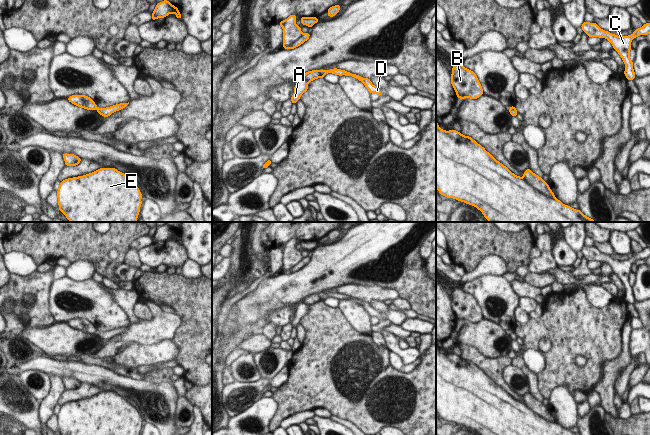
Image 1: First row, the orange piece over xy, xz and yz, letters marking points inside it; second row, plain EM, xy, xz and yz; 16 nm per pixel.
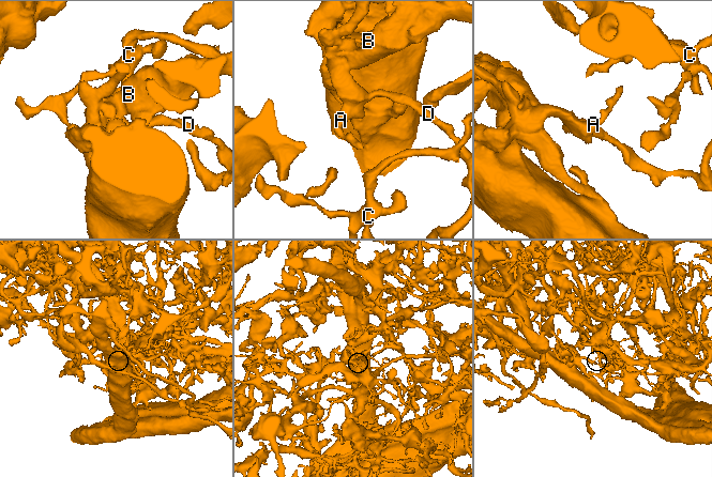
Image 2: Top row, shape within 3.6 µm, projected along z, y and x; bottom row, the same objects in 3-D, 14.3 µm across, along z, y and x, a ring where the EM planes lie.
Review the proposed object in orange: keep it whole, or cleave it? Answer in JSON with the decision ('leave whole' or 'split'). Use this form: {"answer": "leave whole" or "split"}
{"answer": "split"}

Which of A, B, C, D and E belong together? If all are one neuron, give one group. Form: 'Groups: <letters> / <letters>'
Groups: A C D / B E.

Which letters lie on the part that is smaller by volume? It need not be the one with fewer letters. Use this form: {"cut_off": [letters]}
{"cut_off": ["A", "C", "D"]}

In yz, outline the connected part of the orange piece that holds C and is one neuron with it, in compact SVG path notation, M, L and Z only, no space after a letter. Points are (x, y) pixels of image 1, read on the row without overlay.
M584 245L581 249L583 256L588 261L600 261L609 264L613 272L619 277L625 287L625 300L628 304L635 302L633 294L633 286L630 284L631 265L639 259L648 259L650 257L650 247L644 248L641 252L634 254L634 257L629 260L617 260L603 253L600 253L596 247L589 247Z

